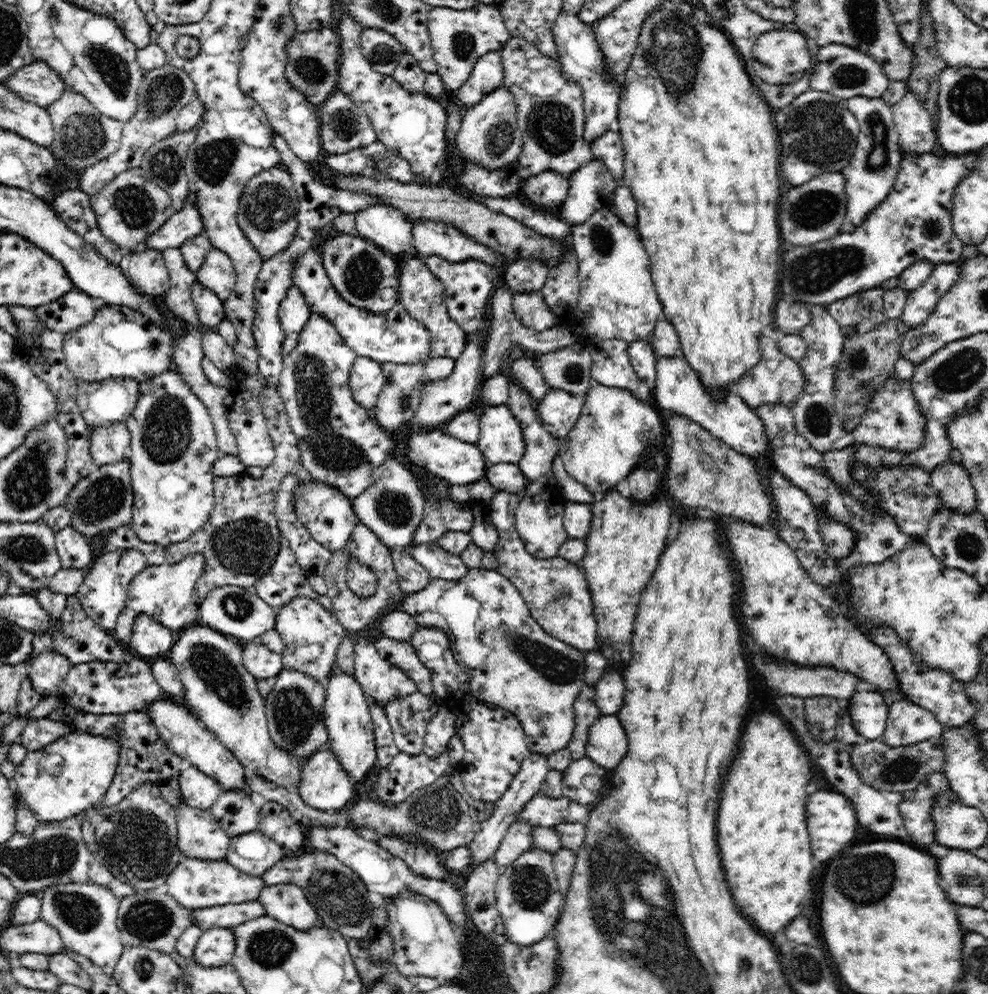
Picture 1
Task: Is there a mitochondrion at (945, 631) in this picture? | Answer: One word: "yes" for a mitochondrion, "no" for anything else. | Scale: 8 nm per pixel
no

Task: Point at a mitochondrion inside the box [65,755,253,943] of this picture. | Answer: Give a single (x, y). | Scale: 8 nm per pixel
(139, 844)

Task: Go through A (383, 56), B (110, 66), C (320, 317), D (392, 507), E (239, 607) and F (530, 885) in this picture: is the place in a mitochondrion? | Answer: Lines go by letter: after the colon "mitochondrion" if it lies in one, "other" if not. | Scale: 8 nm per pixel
A: mitochondrion
B: mitochondrion
C: other
D: mitochondrion
E: mitochondrion
F: mitochondrion

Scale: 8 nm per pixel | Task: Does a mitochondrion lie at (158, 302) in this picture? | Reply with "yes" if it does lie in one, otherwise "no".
no

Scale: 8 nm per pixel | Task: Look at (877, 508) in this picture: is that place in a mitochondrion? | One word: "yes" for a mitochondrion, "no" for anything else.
no

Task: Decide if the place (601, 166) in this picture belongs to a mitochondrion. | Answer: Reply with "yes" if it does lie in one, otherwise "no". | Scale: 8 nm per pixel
no

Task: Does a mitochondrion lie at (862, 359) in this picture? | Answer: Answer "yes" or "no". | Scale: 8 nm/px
yes

